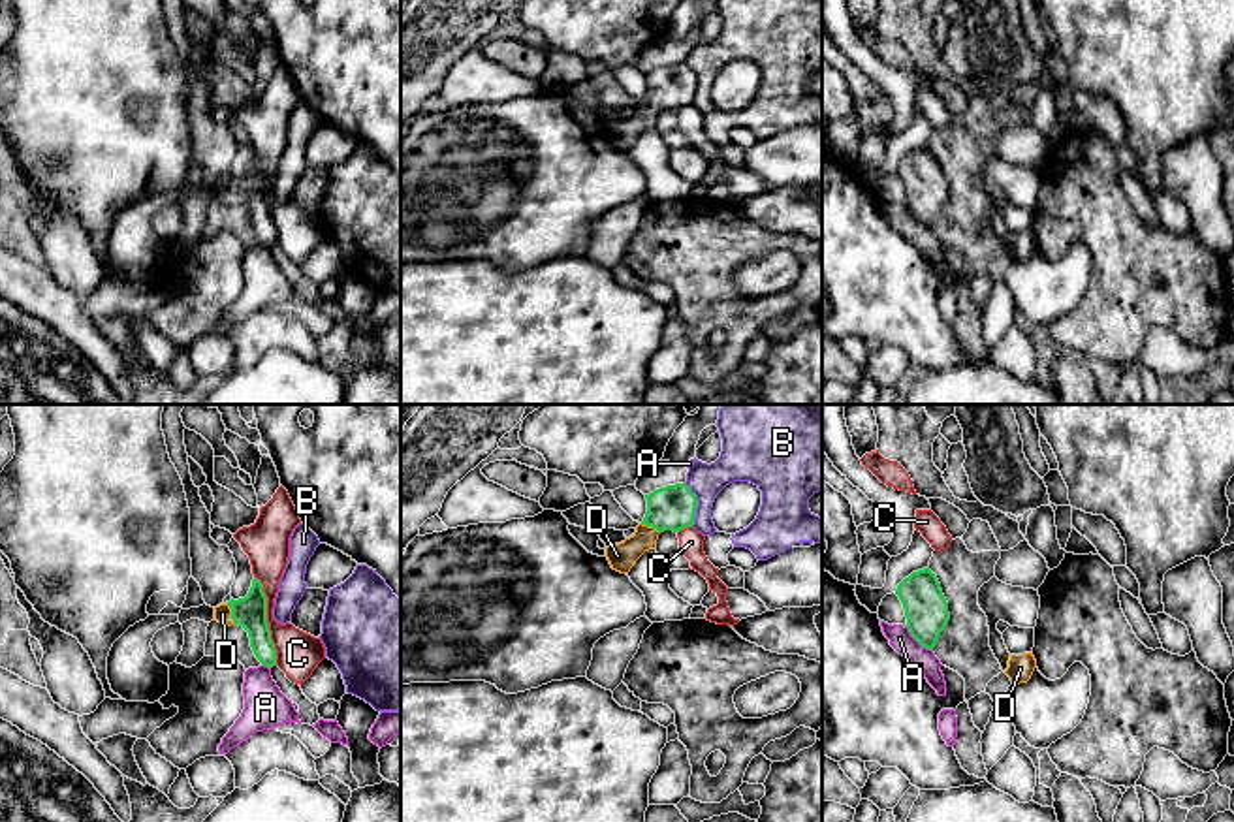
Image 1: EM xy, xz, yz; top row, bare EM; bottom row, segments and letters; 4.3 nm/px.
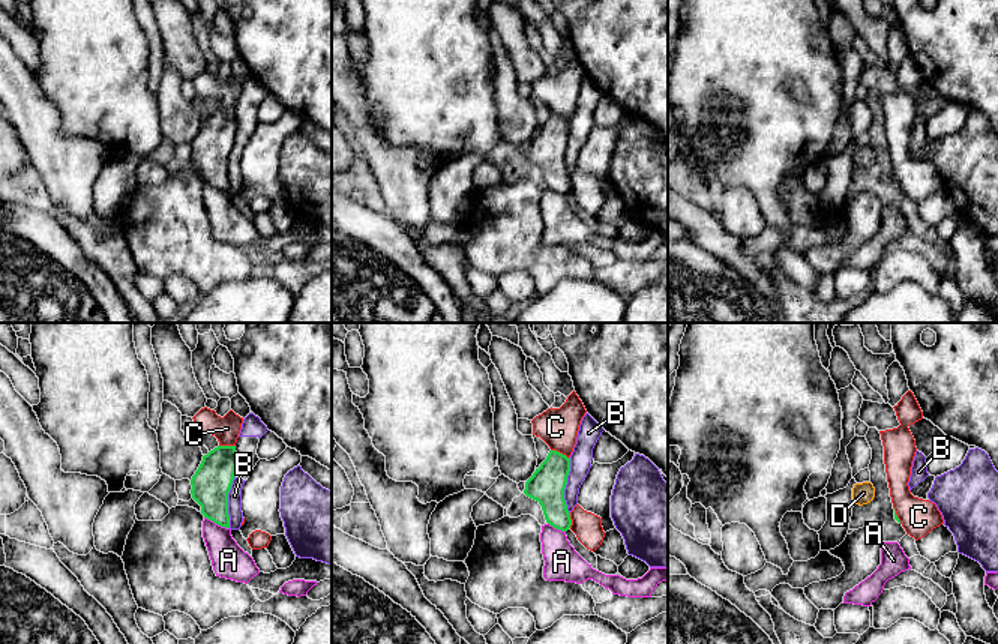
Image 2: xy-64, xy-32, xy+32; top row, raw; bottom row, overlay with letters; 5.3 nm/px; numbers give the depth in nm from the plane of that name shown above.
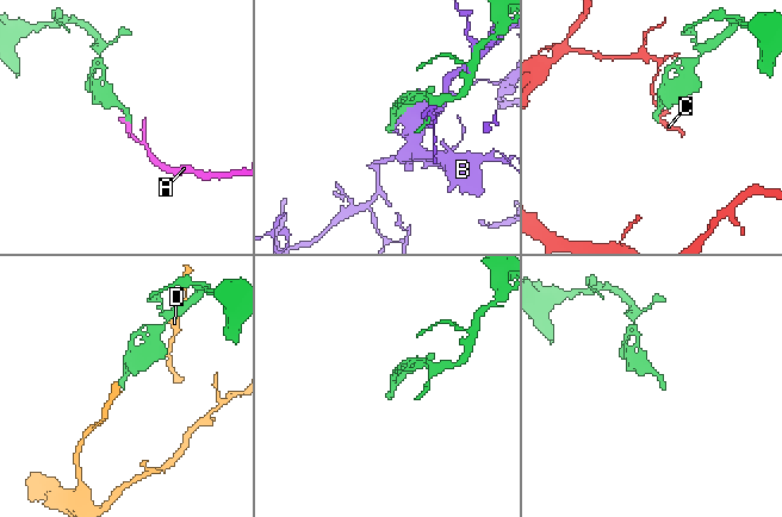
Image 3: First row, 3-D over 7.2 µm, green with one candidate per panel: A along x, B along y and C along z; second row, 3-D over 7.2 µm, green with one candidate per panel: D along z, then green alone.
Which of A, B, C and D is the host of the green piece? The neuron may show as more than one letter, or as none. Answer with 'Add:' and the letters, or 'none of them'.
Add: D

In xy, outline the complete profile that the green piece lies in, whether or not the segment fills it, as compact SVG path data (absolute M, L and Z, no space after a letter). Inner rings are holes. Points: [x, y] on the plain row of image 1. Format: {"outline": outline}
{"outline": "M258 156L252 158L252 166L245 177L231 177L229 181L216 184L214 199L228 205L243 205L248 211L256 237L267 246L277 245L277 228L267 201L267 175Z"}

